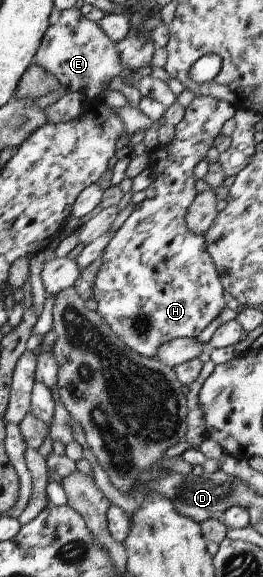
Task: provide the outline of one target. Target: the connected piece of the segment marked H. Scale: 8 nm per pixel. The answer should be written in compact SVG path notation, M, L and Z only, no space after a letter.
M209 95L195 96L185 108L183 120L175 126L171 142L149 152L156 195L135 206L102 253L103 263L93 284L93 298L98 304L96 311L141 356L156 358L161 347L170 340L191 336L195 338L225 308L224 285L214 259L206 248L206 237L191 232L186 224L186 216L199 196L199 164L211 156L211 148L219 144L219 136L223 136L227 120L235 120L236 112L239 112L239 108L225 100L217 100Z

